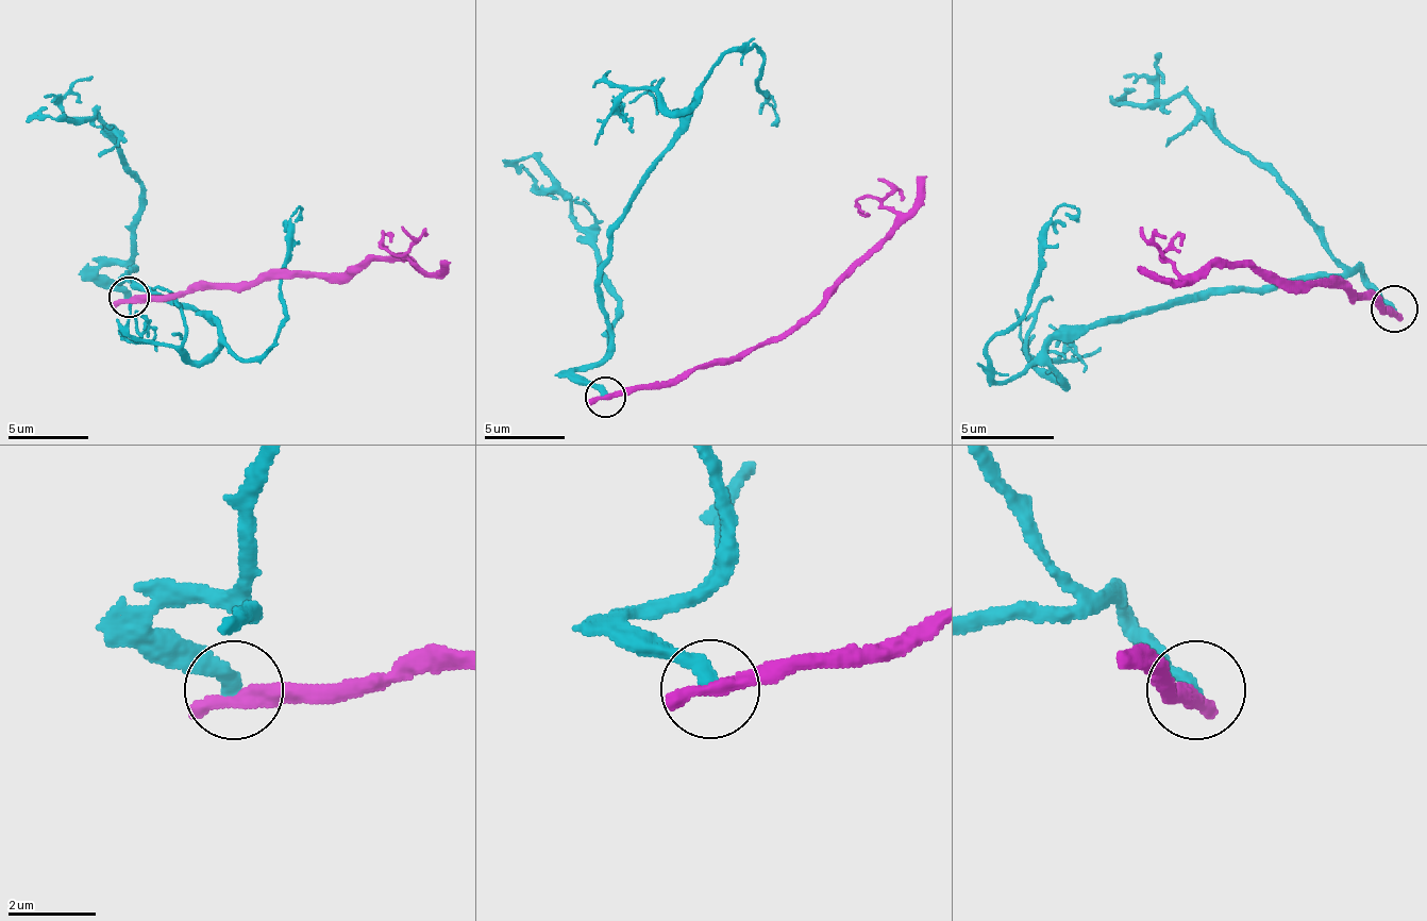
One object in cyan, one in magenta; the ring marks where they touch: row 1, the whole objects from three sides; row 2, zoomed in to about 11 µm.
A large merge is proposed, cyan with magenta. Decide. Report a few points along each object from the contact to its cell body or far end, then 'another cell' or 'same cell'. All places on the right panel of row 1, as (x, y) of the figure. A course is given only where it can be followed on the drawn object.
cyan via (1393, 310), (1360, 272), (1195, 291), (1063, 329), (993, 381), (1044, 220), (1059, 206), (1077, 220) | magenta via (1393, 310), (1355, 291), (1331, 286), (1285, 286), (1247, 268), (1191, 272), (1162, 258), (1181, 235) | another cell

